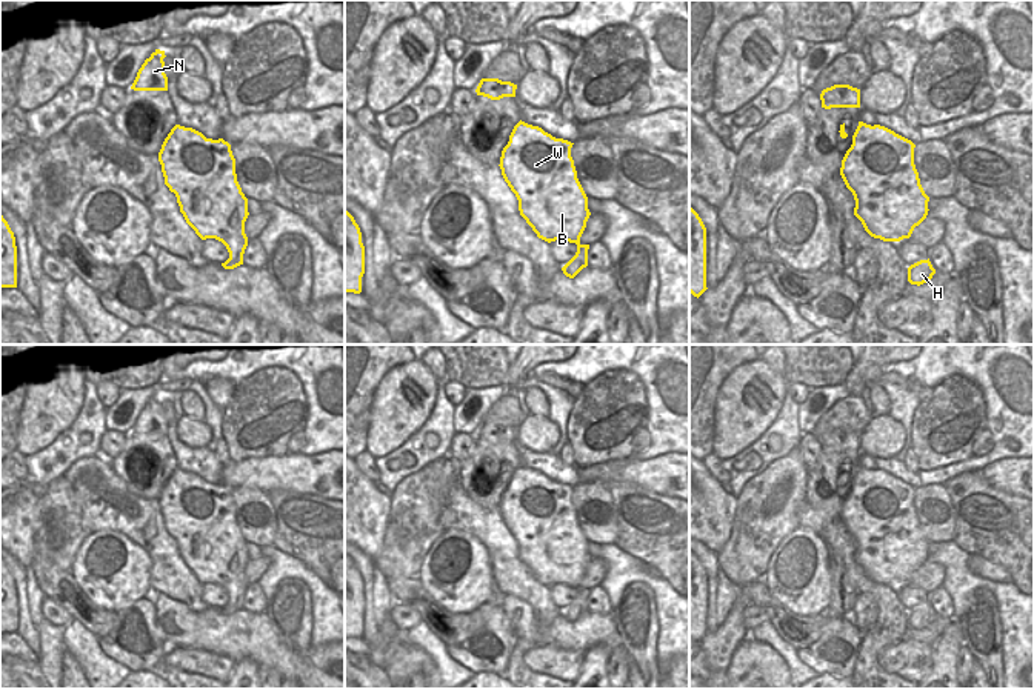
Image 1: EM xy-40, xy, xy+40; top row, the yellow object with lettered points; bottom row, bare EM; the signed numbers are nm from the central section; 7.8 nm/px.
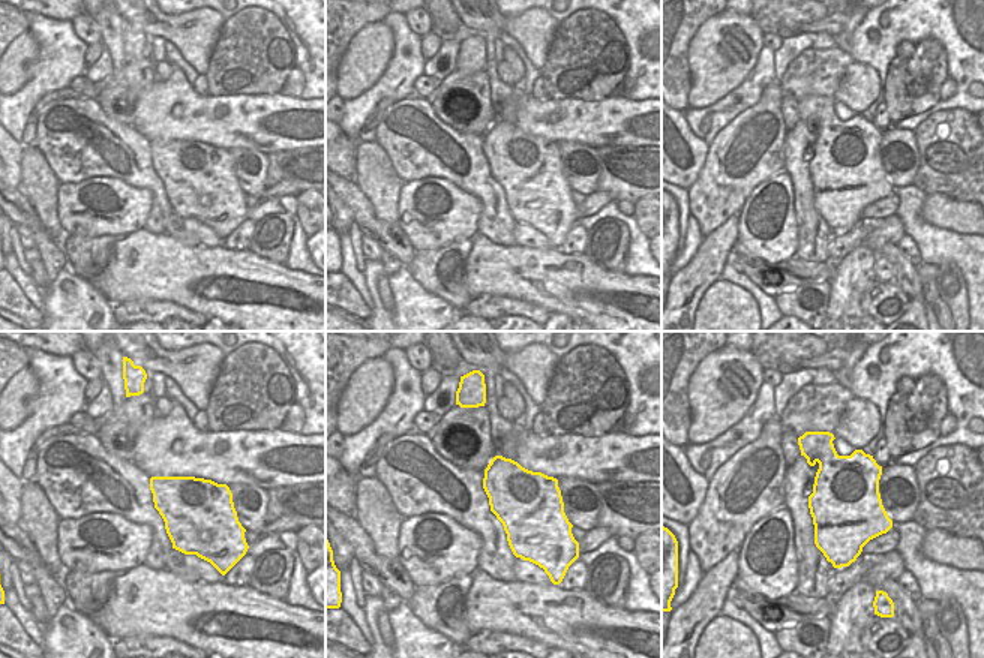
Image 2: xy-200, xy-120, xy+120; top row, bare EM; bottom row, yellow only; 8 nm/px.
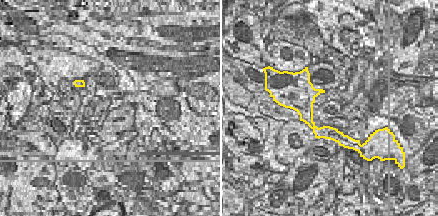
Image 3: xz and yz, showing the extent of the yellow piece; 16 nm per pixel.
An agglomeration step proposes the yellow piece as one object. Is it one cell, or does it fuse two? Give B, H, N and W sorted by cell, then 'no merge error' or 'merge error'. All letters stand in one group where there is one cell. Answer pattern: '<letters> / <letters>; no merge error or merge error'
B H N W; no merge error

